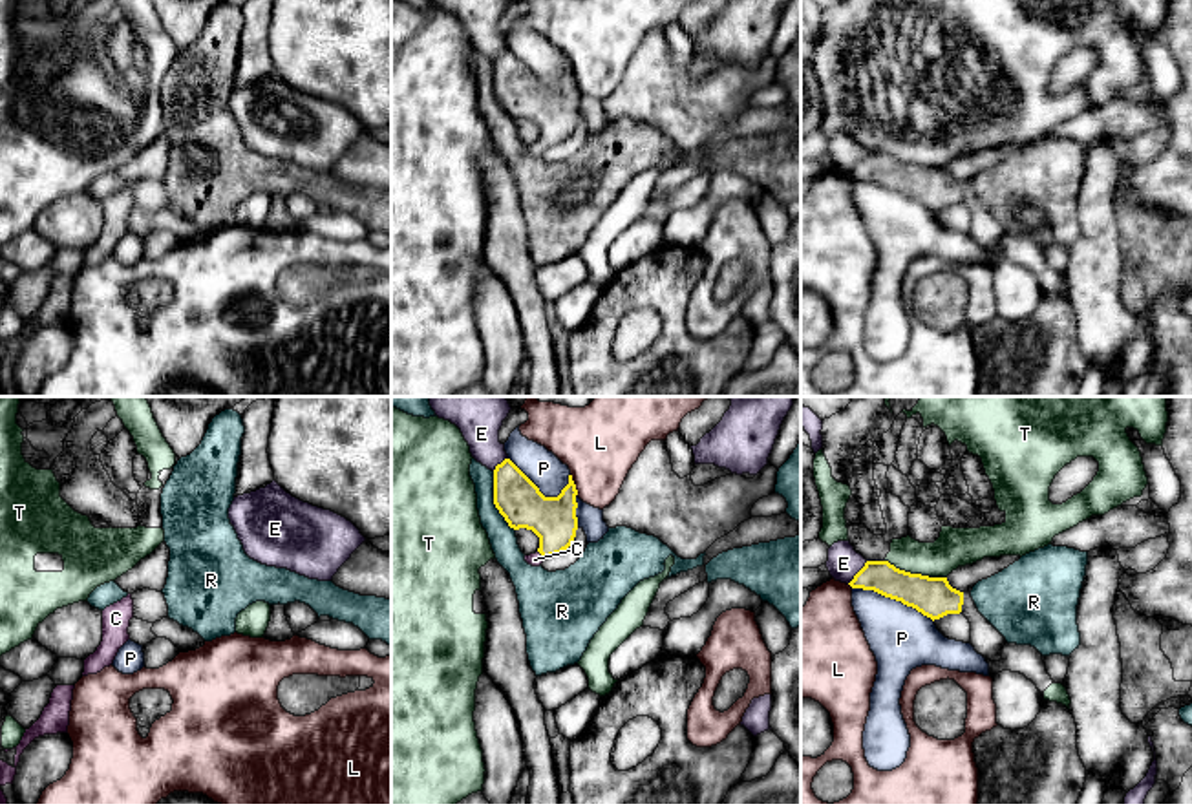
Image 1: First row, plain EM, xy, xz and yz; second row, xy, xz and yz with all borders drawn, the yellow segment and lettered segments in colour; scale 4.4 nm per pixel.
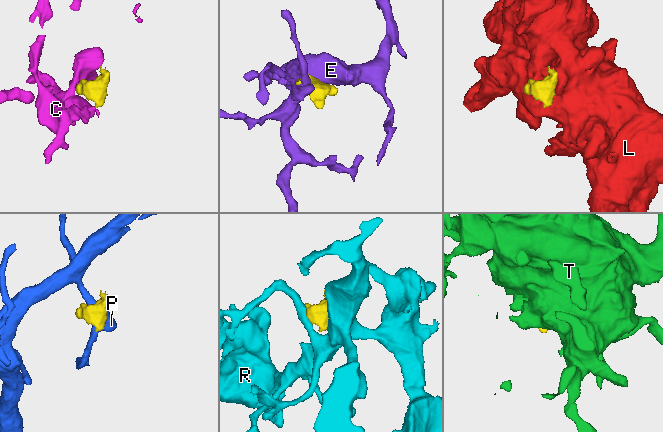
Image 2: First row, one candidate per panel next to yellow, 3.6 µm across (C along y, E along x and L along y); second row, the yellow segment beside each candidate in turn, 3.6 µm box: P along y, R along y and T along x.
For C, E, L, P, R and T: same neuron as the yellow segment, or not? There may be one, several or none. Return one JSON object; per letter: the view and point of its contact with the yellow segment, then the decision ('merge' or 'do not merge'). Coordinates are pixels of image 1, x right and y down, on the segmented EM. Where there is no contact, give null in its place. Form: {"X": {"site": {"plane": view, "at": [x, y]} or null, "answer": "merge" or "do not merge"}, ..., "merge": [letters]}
{"C": {"site": {"plane": "xz", "at": [540, 552]}, "answer": "merge"}, "E": {"site": {"plane": "yz", "at": [858, 572]}, "answer": "do not merge"}, "L": {"site": {"plane": "xz", "at": [574, 485]}, "answer": "do not merge"}, "P": {"site": {"plane": "yz", "at": [893, 598]}, "answer": "do not merge"}, "R": {"site": {"plane": "xz", "at": [494, 501]}, "answer": "do not merge"}, "T": {"site": {"plane": "yz", "at": [916, 574]}, "answer": "do not merge"}, "merge": ["C"]}

